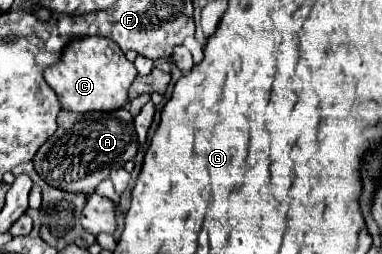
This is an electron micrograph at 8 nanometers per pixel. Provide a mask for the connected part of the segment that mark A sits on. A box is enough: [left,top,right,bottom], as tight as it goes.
[34,107,138,195]

